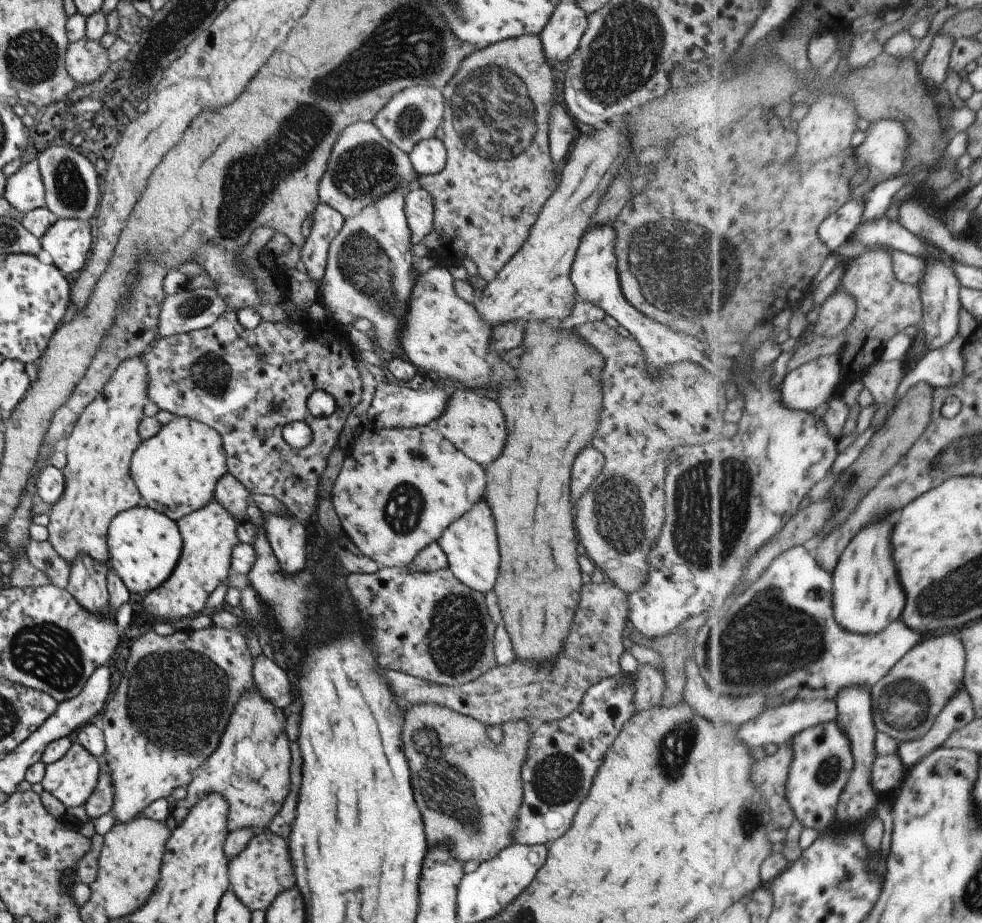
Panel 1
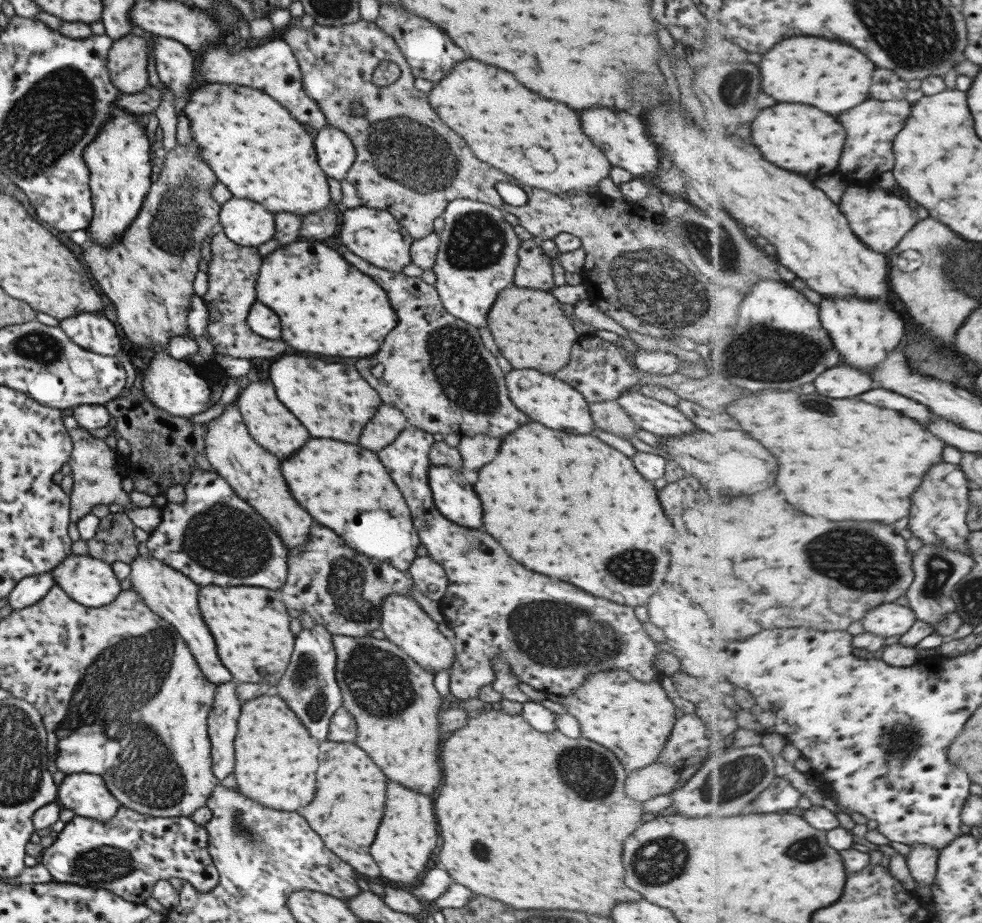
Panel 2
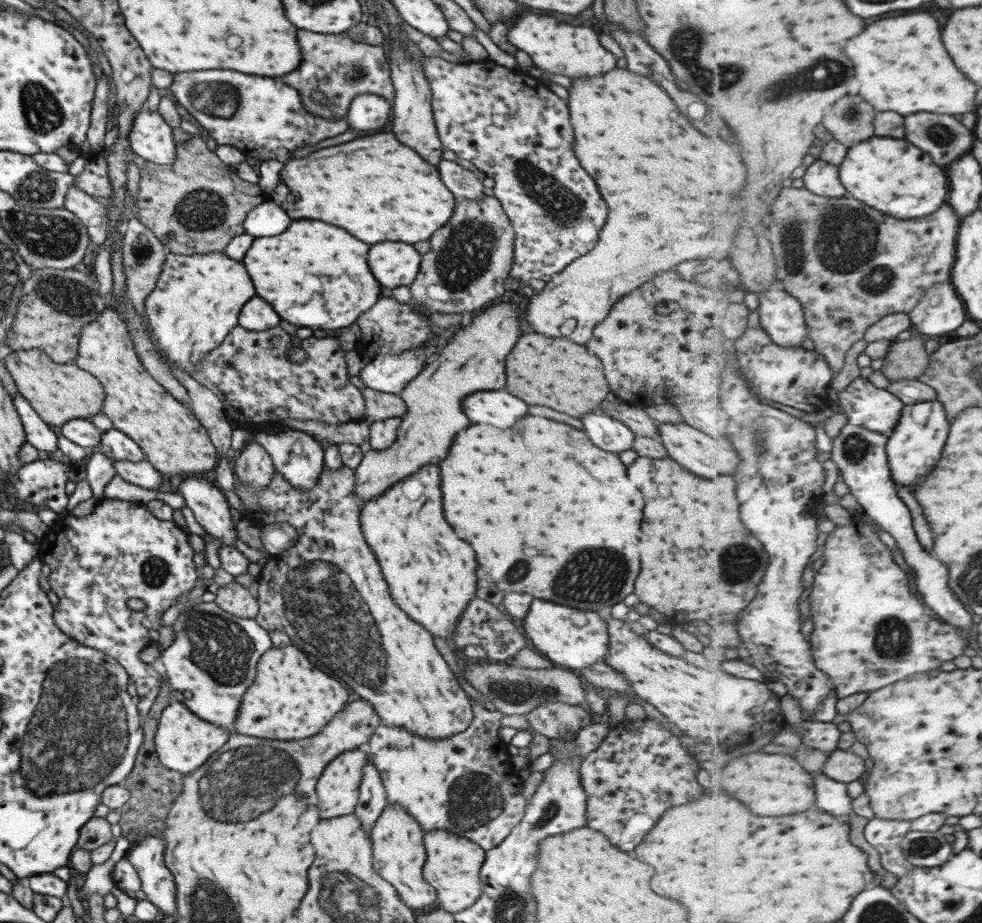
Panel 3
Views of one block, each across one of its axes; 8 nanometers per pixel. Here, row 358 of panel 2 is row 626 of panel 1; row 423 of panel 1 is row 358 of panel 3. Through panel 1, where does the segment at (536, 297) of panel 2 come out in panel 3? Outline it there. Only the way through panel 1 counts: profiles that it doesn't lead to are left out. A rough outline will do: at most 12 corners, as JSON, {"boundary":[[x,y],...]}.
{"boundary":[[524,334],[508,392],[582,418],[611,393],[584,346]]}

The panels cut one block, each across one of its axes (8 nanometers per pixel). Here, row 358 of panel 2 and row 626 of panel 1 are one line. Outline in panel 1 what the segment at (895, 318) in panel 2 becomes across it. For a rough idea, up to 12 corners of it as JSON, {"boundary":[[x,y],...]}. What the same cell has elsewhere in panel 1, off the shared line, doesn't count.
{"boundary":[[894,518],[862,530],[834,574],[836,616],[878,634],[906,608]]}

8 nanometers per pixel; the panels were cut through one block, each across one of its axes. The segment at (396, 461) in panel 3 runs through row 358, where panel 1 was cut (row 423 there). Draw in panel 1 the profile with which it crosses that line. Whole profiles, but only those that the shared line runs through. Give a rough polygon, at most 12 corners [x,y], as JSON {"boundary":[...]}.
{"boundary":[[462,386],[433,424],[478,464],[508,434],[498,402]]}

